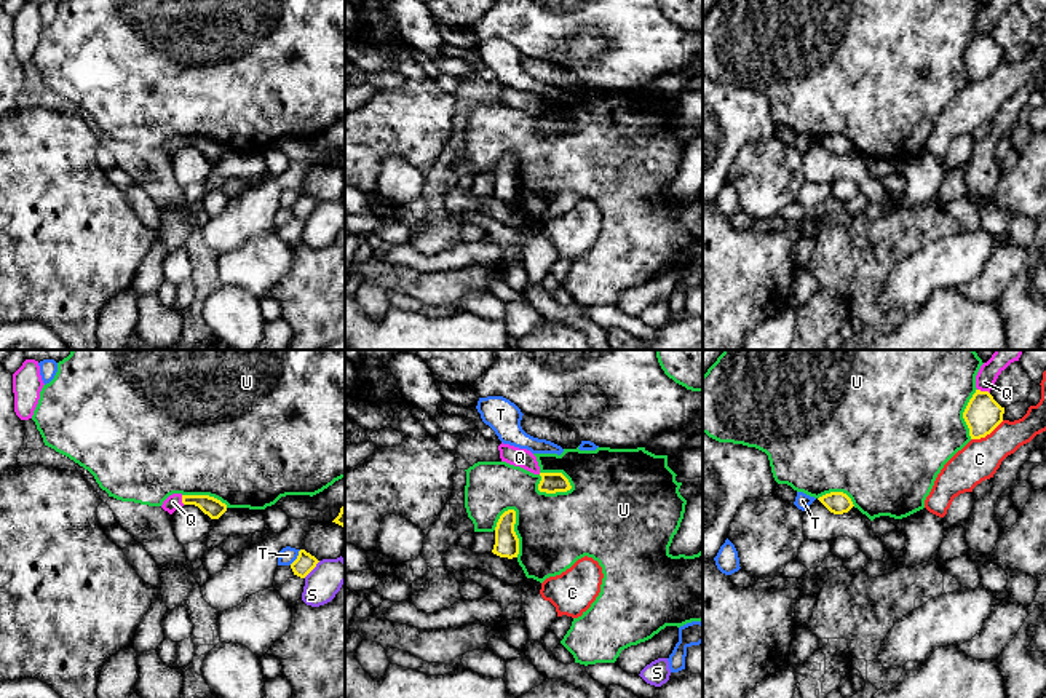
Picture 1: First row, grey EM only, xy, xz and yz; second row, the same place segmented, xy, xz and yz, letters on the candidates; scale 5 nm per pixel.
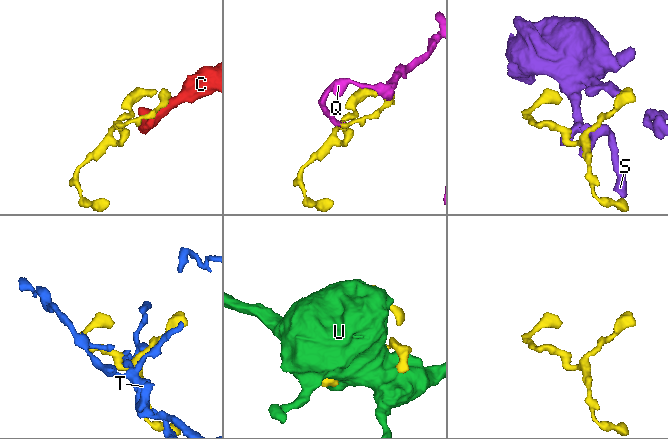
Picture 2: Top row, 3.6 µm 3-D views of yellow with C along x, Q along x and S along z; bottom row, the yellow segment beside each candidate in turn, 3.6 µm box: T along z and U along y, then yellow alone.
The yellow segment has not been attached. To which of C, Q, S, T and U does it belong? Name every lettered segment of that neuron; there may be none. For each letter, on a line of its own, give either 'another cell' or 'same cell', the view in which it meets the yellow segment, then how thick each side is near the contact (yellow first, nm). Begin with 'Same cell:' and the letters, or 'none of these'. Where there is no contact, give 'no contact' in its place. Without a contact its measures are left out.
Same cell: Q
C: another cell; contact in yz; calibres 190 and 200 nm
Q: same cell; contact in yz; calibres 190 and 130 nm
S: another cell; contact in xy; calibres 100 and 170 nm
T: another cell; contact in xy; calibres 100 and 90 nm
U: another cell; contact in xz; calibres 110 and 360 nm

